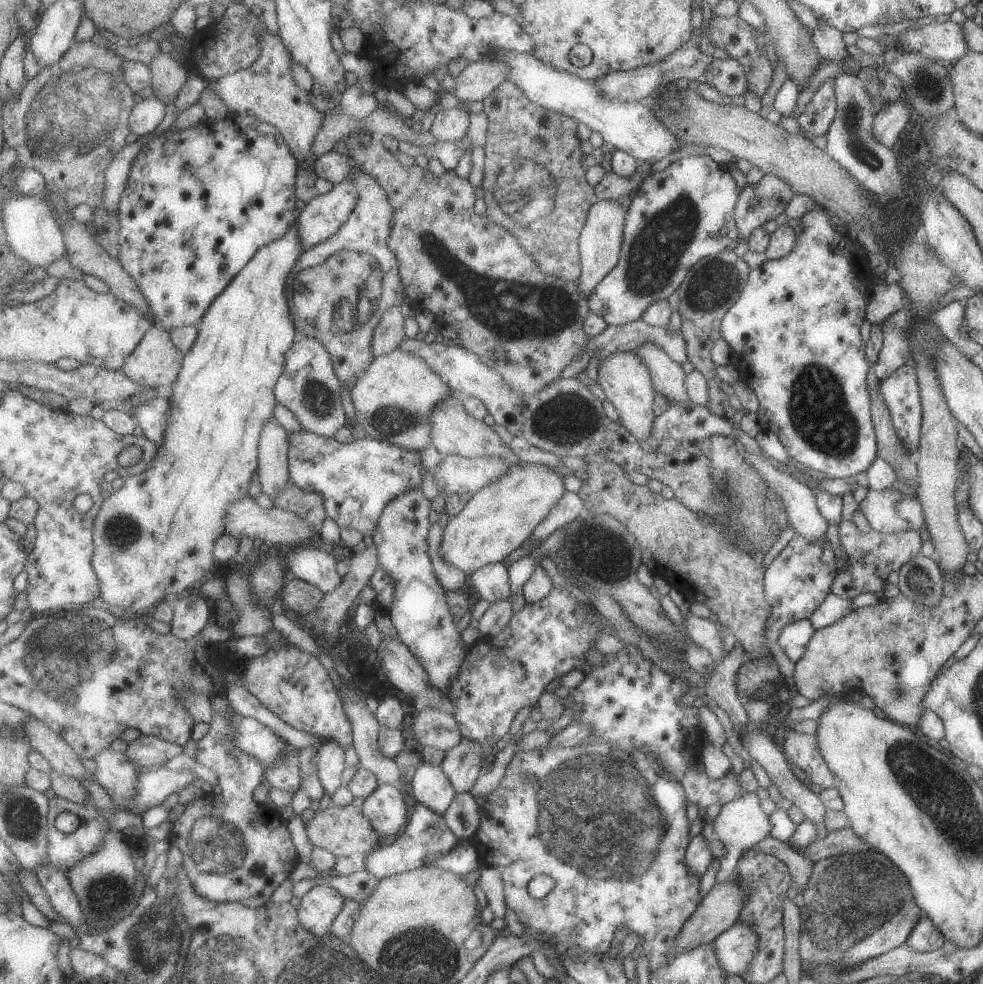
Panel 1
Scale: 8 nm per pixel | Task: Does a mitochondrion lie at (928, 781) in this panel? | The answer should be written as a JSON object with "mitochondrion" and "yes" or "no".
{"mitochondrion":"yes"}

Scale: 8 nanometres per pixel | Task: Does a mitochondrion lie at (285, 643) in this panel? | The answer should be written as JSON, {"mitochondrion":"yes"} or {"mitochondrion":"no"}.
{"mitochondrion":"no"}

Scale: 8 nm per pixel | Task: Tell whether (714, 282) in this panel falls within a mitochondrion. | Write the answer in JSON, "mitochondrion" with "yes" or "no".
{"mitochondrion":"yes"}

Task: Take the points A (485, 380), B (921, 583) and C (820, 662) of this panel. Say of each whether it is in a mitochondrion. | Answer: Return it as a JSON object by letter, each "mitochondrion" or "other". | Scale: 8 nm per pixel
{"A":"other","B":"mitochondrion","C":"other"}

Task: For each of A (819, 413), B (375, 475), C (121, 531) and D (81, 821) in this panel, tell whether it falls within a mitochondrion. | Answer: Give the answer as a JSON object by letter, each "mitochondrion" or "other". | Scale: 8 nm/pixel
{"A":"mitochondrion","B":"mitochondrion","C":"mitochondrion","D":"other"}

